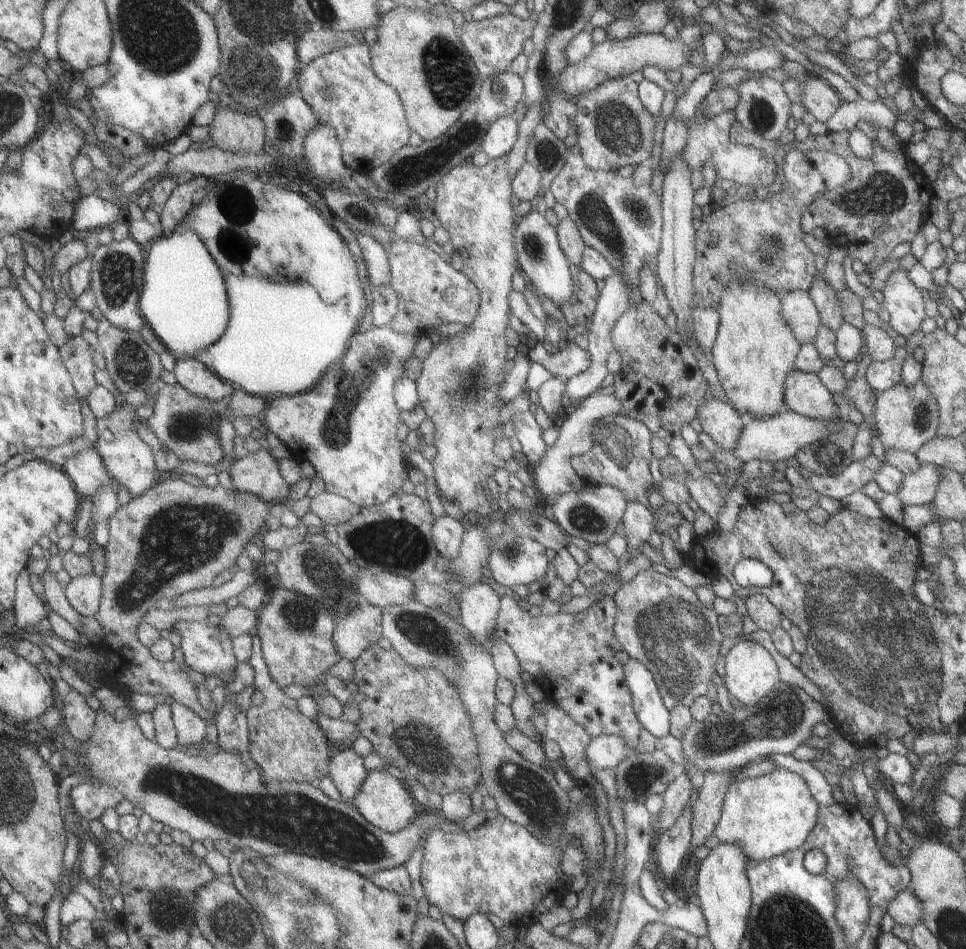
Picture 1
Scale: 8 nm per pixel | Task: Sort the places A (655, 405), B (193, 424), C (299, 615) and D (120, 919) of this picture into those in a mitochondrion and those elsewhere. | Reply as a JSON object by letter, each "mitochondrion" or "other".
{"A":"other","B":"mitochondrion","C":"mitochondrion","D":"other"}

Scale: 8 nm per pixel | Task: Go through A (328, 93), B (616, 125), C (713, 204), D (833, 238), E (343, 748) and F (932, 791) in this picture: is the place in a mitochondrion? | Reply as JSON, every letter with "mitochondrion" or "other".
{"A":"mitochondrion","B":"mitochondrion","C":"other","D":"other","E":"other","F":"other"}

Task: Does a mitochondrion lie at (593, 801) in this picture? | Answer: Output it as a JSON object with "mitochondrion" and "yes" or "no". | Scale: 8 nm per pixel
{"mitochondrion":"no"}

